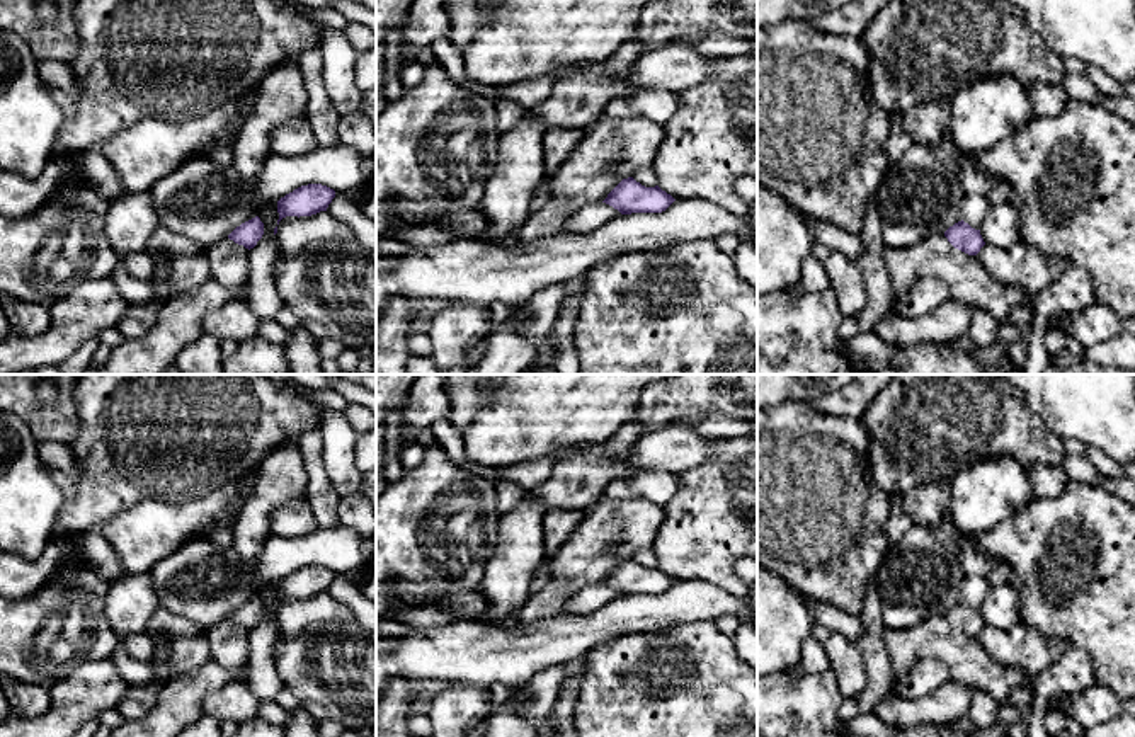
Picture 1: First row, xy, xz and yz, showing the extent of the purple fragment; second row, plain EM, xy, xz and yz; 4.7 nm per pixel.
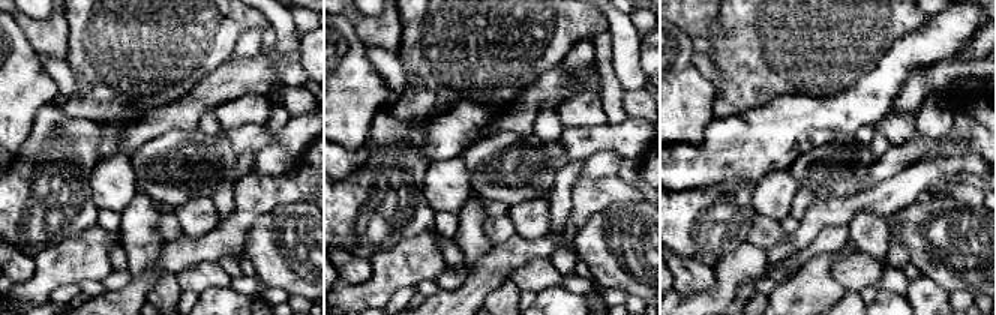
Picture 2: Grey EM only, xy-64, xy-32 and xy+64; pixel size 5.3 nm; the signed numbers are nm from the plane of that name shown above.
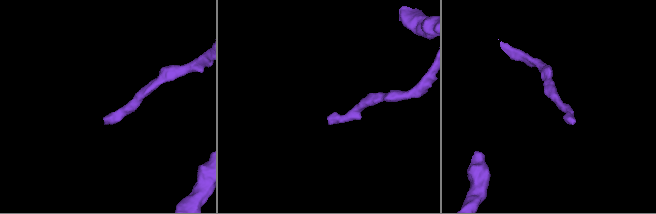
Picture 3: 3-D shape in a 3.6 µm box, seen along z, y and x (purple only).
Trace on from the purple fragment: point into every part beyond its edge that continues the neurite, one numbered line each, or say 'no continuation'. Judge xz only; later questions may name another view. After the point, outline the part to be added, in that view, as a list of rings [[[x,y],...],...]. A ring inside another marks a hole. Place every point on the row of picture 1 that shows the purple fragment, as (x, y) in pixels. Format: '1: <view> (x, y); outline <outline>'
no continuation

